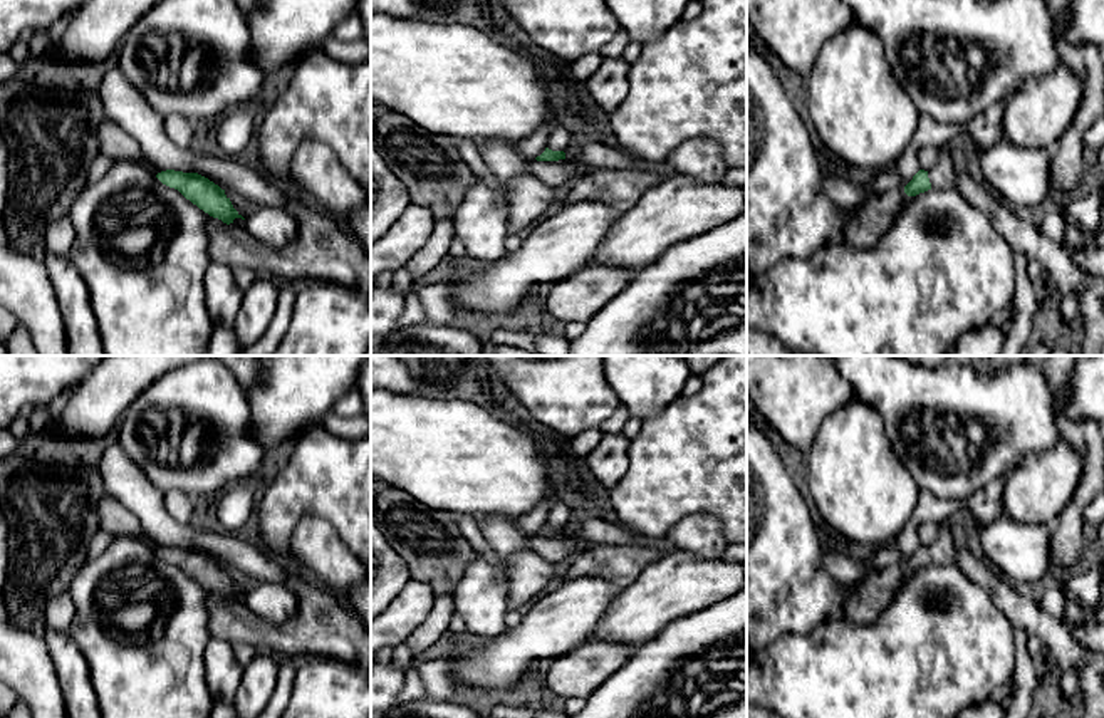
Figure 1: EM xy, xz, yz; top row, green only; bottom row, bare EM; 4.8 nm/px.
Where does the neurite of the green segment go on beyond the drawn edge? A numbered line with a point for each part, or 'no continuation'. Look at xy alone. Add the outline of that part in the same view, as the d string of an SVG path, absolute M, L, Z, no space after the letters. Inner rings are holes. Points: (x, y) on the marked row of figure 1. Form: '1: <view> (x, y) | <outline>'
no continuation

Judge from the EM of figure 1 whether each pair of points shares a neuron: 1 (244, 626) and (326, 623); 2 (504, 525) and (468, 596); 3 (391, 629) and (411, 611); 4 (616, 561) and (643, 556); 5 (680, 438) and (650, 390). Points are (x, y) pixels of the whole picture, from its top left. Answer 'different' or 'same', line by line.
1: same
2: same
3: same
4: same
5: different

